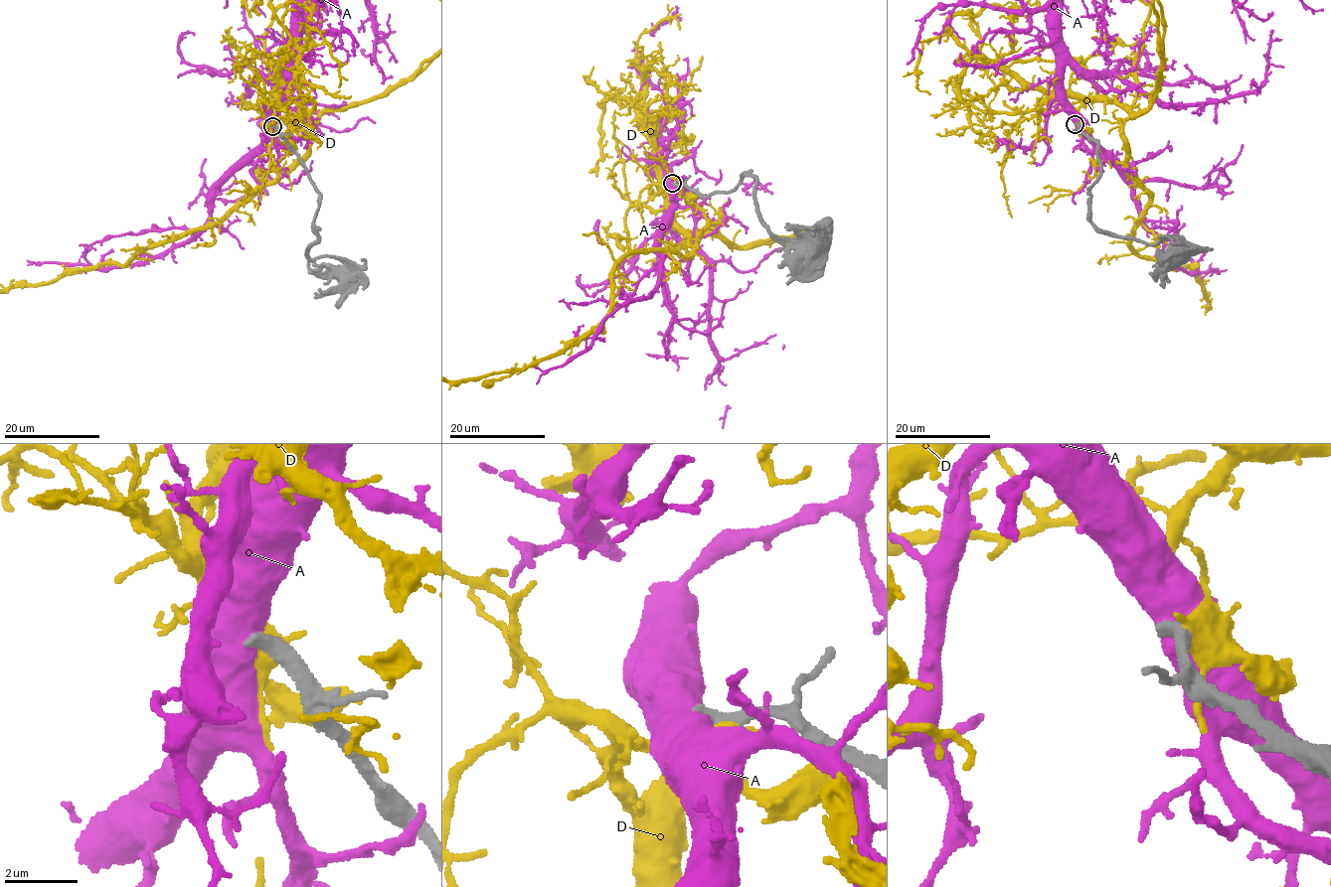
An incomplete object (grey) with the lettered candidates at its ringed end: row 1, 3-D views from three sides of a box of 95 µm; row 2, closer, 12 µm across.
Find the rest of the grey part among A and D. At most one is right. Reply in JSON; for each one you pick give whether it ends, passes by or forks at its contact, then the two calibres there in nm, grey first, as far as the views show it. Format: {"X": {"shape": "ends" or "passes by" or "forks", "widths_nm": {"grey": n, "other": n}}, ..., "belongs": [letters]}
{"belongs": []}

